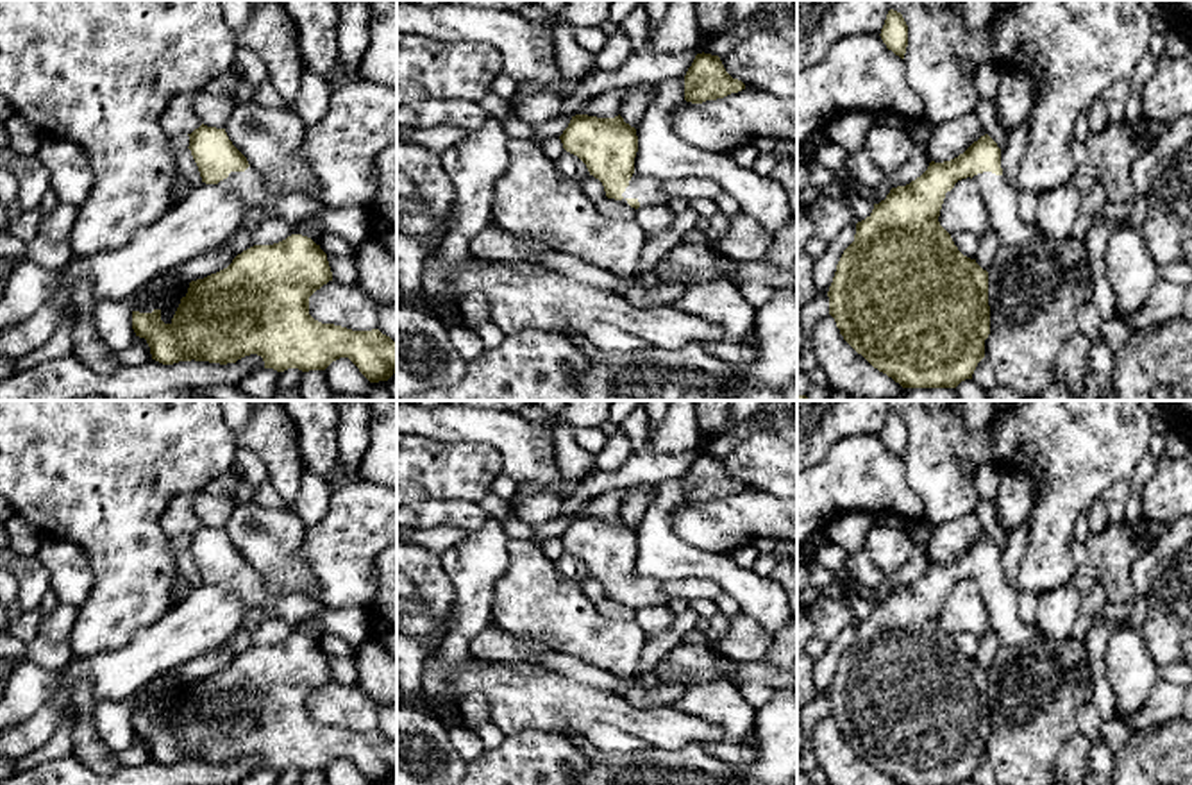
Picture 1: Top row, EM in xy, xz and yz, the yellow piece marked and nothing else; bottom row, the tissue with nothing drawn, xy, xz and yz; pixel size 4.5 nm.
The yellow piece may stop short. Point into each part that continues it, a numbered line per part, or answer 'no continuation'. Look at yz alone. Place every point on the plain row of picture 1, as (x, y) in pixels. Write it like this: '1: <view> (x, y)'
1: yz (1001, 601)

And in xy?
1: xy (249, 583)

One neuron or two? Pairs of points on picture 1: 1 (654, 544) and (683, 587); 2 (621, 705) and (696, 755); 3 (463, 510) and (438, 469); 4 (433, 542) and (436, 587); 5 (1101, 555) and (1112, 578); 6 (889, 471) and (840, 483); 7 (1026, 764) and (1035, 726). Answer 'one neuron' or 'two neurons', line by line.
1: two neurons
2: two neurons
3: two neurons
4: two neurons
5: one neuron
6: one neuron
7: one neuron

